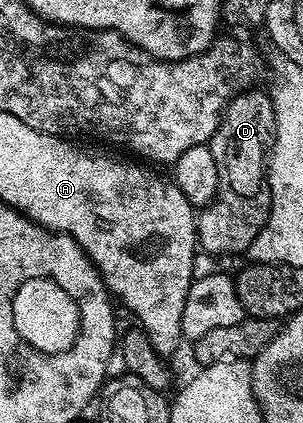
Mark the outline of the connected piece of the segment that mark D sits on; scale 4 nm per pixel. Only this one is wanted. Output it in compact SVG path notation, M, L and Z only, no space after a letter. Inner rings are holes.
M261 88L237 94L221 114L221 123L207 145L219 168L219 188L208 206L196 215L197 244L209 254L241 254L267 224L271 196L267 177L267 155L277 134L273 99Z

